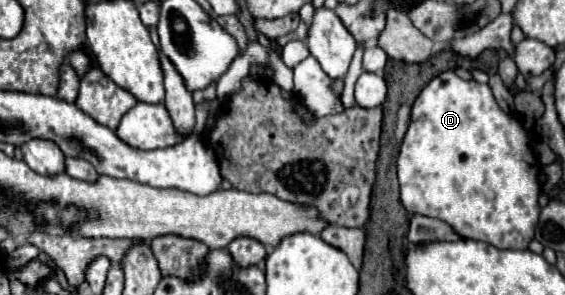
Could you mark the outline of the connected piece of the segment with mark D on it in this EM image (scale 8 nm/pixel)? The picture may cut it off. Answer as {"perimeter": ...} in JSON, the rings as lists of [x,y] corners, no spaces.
{"perimeter":[[[445,71],[445,73],[441,73],[441,75],[437,75],[421,93],[419,93],[419,97],[417,97],[417,101],[415,101],[415,105],[413,105],[413,111],[411,111],[411,123],[409,123],[409,129],[407,129],[407,133],[405,133],[405,139],[403,139],[403,145],[400,145],[399,151],[399,159],[397,159],[397,173],[399,173],[399,192],[400,192],[400,200],[403,205],[405,205],[405,209],[409,211],[409,213],[419,213],[419,215],[425,215],[425,217],[435,217],[435,219],[441,219],[441,221],[445,221],[447,225],[451,225],[451,229],[459,235],[459,237],[463,237],[463,239],[477,239],[477,241],[485,241],[485,243],[489,243],[489,245],[493,245],[493,247],[497,247],[497,249],[527,249],[529,247],[529,243],[531,243],[531,239],[533,239],[533,235],[535,235],[535,225],[537,225],[537,221],[539,221],[539,213],[541,213],[541,207],[539,207],[539,193],[541,193],[541,181],[539,181],[539,163],[537,163],[537,157],[535,157],[535,153],[533,153],[533,149],[531,149],[531,141],[533,141],[533,133],[531,131],[527,131],[525,127],[523,127],[523,123],[521,121],[517,121],[513,115],[509,115],[509,113],[505,113],[499,105],[497,105],[497,101],[495,101],[495,97],[493,97],[493,93],[491,93],[491,89],[489,89],[489,85],[481,85],[481,83],[477,83],[477,81],[473,81],[473,79],[469,79],[469,81],[465,81],[465,79],[461,79],[461,77],[457,77],[453,71]]]}

